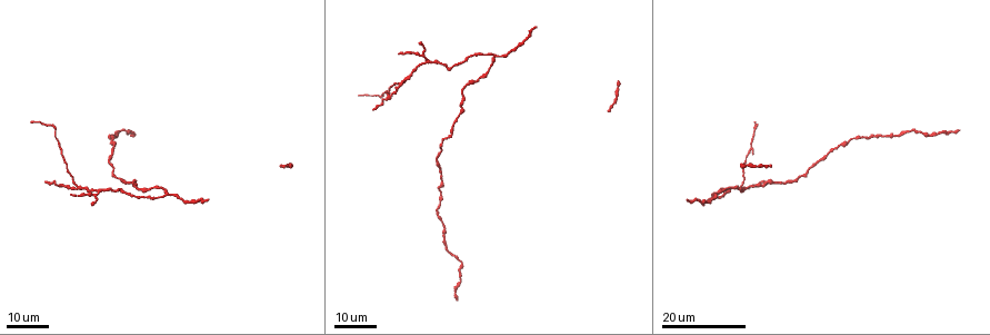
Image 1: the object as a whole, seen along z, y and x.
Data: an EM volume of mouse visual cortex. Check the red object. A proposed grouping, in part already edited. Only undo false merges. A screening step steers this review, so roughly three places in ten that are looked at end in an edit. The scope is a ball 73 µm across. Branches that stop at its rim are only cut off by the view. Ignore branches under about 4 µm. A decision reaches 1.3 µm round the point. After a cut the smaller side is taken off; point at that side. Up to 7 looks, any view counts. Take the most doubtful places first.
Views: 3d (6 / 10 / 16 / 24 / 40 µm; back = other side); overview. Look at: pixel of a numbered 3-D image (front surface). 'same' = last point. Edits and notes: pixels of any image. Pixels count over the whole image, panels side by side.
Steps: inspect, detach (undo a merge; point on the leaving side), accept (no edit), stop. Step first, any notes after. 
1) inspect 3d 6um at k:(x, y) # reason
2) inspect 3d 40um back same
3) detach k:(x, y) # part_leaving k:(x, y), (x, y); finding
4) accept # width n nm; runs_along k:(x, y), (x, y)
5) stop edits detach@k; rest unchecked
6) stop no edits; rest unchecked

inspect 3d 24um at 1:(74, 187) # a fork

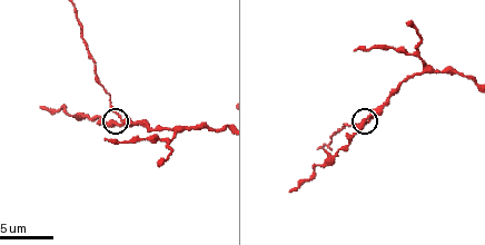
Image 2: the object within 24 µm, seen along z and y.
inspect 3d 10um at 2:(118, 117) # zoom in

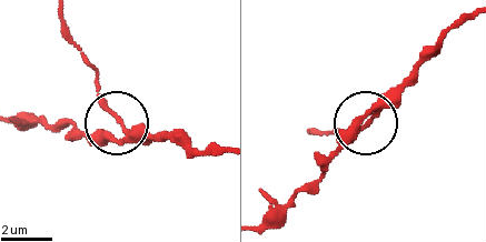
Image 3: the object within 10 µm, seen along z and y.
inspect 3d 10um back same

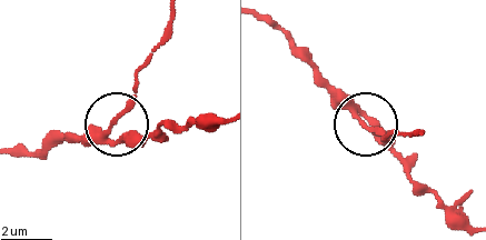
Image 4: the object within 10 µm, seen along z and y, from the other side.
accept # arms 3; runs_along 4:(271, 20), (409, 164); one neuron here

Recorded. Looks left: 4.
inspect 3d 16um at 1:(168, 193) # three arms meet

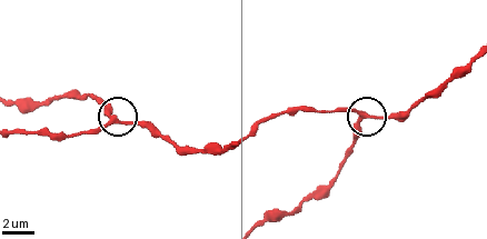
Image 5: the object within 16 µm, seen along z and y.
inspect 3d 6um at 5:(366, 116)

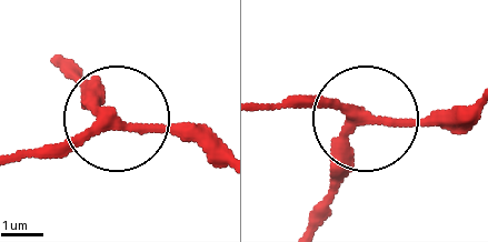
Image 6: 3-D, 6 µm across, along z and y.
accept # side_arm 47 um; all the same neuron

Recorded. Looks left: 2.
inspect 3d 16um at 2:(424, 69) # three-way junction

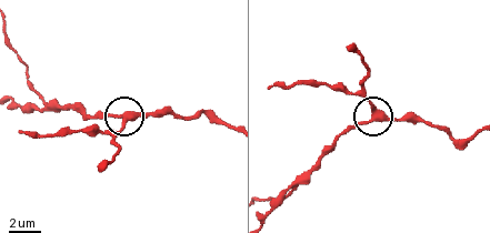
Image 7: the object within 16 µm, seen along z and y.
accept # width 330 nm; runs_along 7:(229, 125), (201, 112), (127, 115), (111, 141); one neuron here

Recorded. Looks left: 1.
stop no edits; rest unchecked

